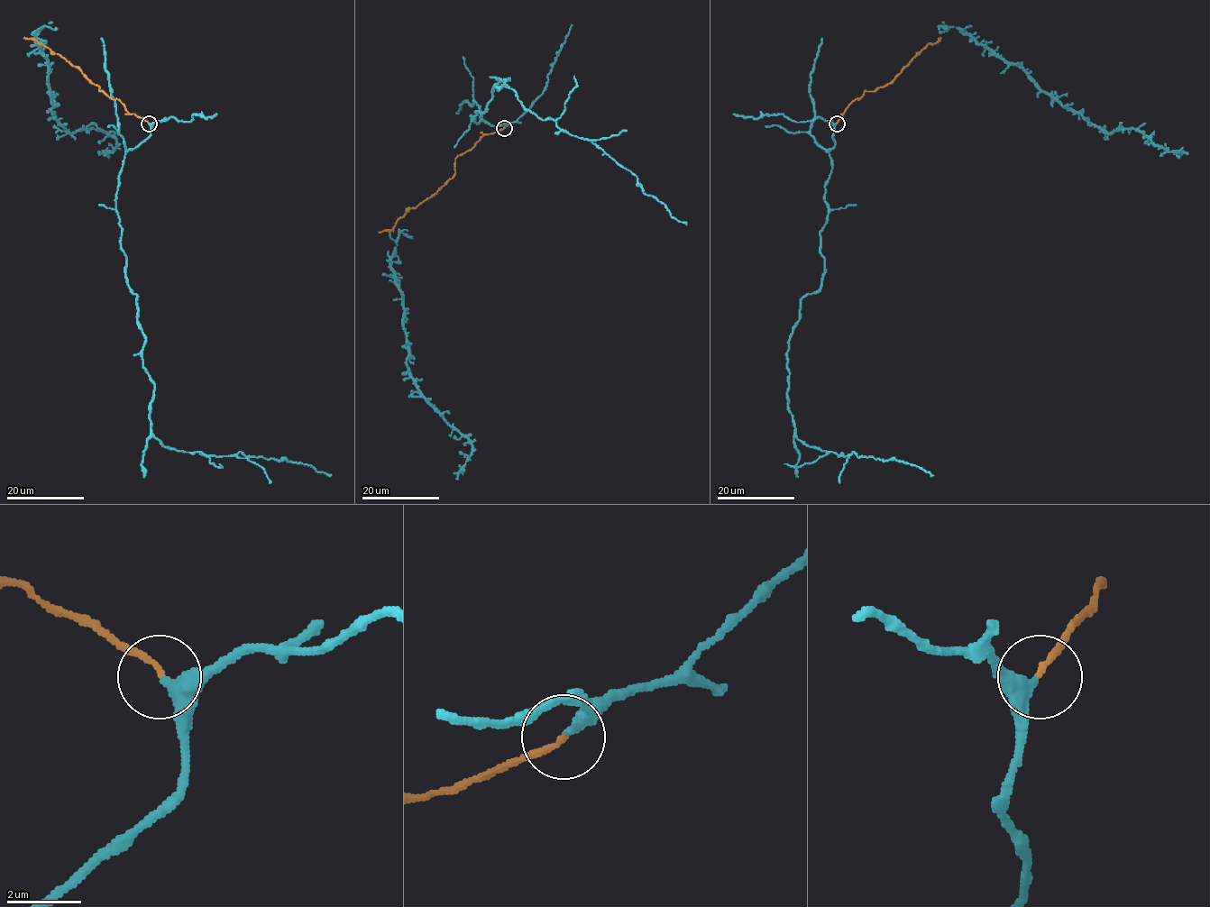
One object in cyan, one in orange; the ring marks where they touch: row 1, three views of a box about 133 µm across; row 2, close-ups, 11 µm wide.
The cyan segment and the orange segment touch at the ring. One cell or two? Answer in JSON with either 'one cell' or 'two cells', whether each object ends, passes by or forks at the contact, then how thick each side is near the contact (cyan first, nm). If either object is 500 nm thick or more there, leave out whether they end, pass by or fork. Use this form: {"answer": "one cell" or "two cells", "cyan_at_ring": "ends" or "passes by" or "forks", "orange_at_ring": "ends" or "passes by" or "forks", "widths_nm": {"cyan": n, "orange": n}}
{"answer": "one cell", "cyan_at_ring": "ends", "orange_at_ring": "ends", "widths_nm": {"cyan": 400, "orange": 150}}

